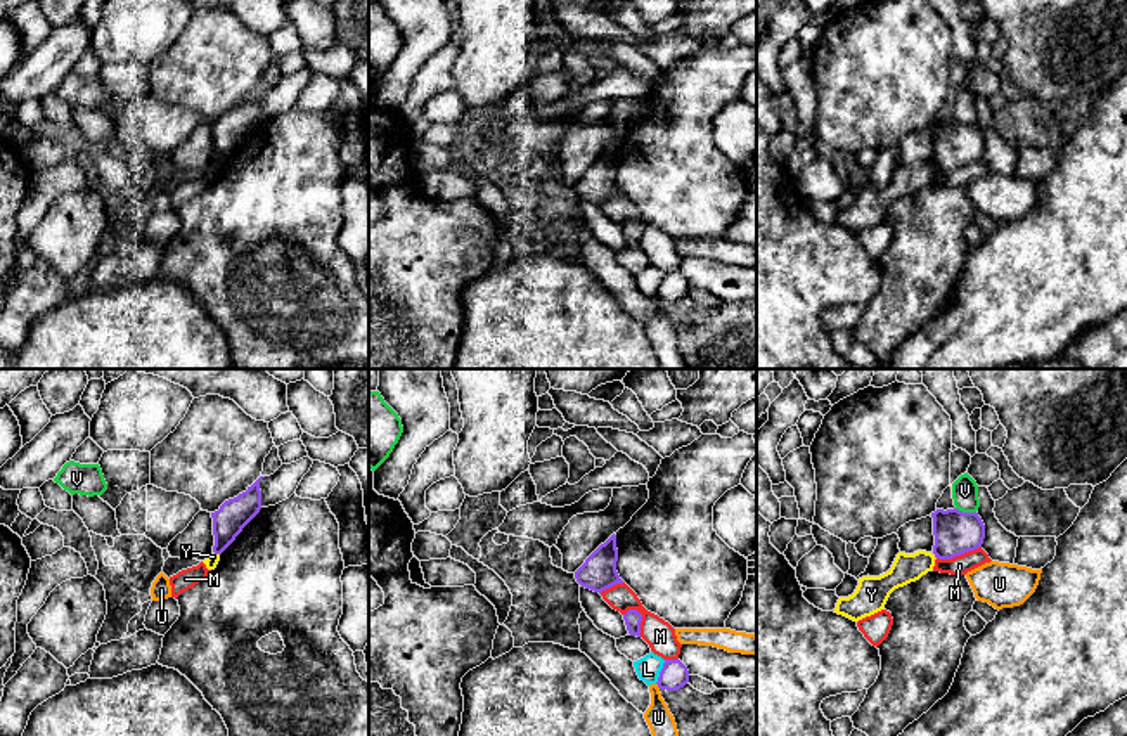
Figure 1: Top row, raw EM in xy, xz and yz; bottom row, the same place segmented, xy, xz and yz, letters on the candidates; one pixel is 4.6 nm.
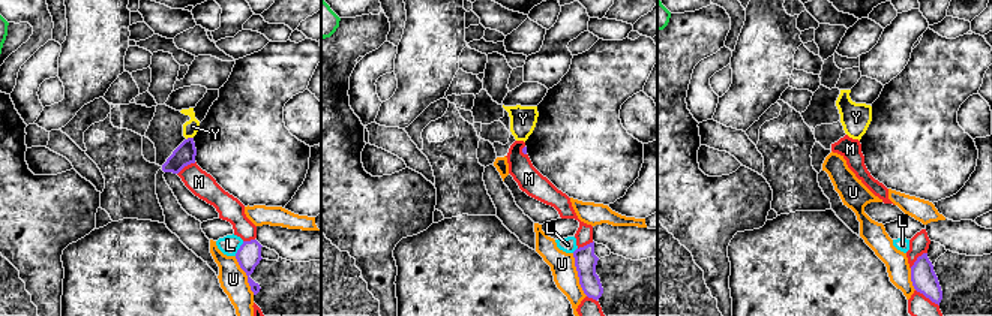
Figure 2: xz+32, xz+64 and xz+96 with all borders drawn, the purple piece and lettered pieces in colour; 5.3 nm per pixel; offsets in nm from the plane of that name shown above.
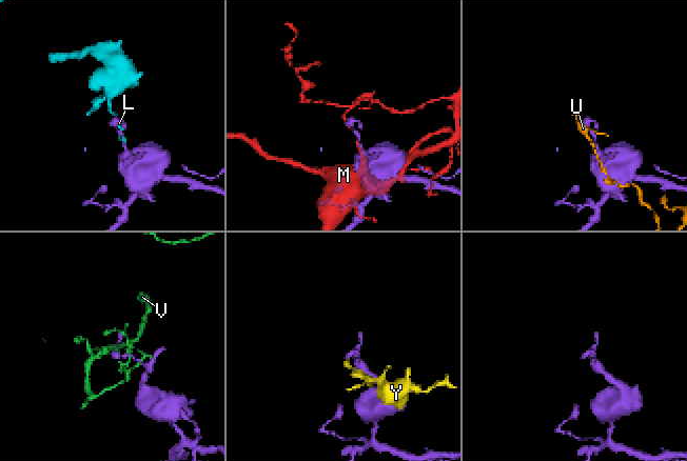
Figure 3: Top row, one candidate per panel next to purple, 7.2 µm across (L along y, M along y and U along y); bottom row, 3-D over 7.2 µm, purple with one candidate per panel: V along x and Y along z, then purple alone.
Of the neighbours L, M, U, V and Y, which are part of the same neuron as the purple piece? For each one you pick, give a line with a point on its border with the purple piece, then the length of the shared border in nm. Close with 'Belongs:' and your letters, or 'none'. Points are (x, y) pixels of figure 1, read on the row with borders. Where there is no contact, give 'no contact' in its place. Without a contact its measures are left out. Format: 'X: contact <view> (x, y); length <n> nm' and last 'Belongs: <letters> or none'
Belongs: none

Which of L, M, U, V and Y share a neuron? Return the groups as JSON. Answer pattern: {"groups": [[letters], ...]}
{"groups": [["L"], ["M"], ["U", "Y"], ["V"]]}

